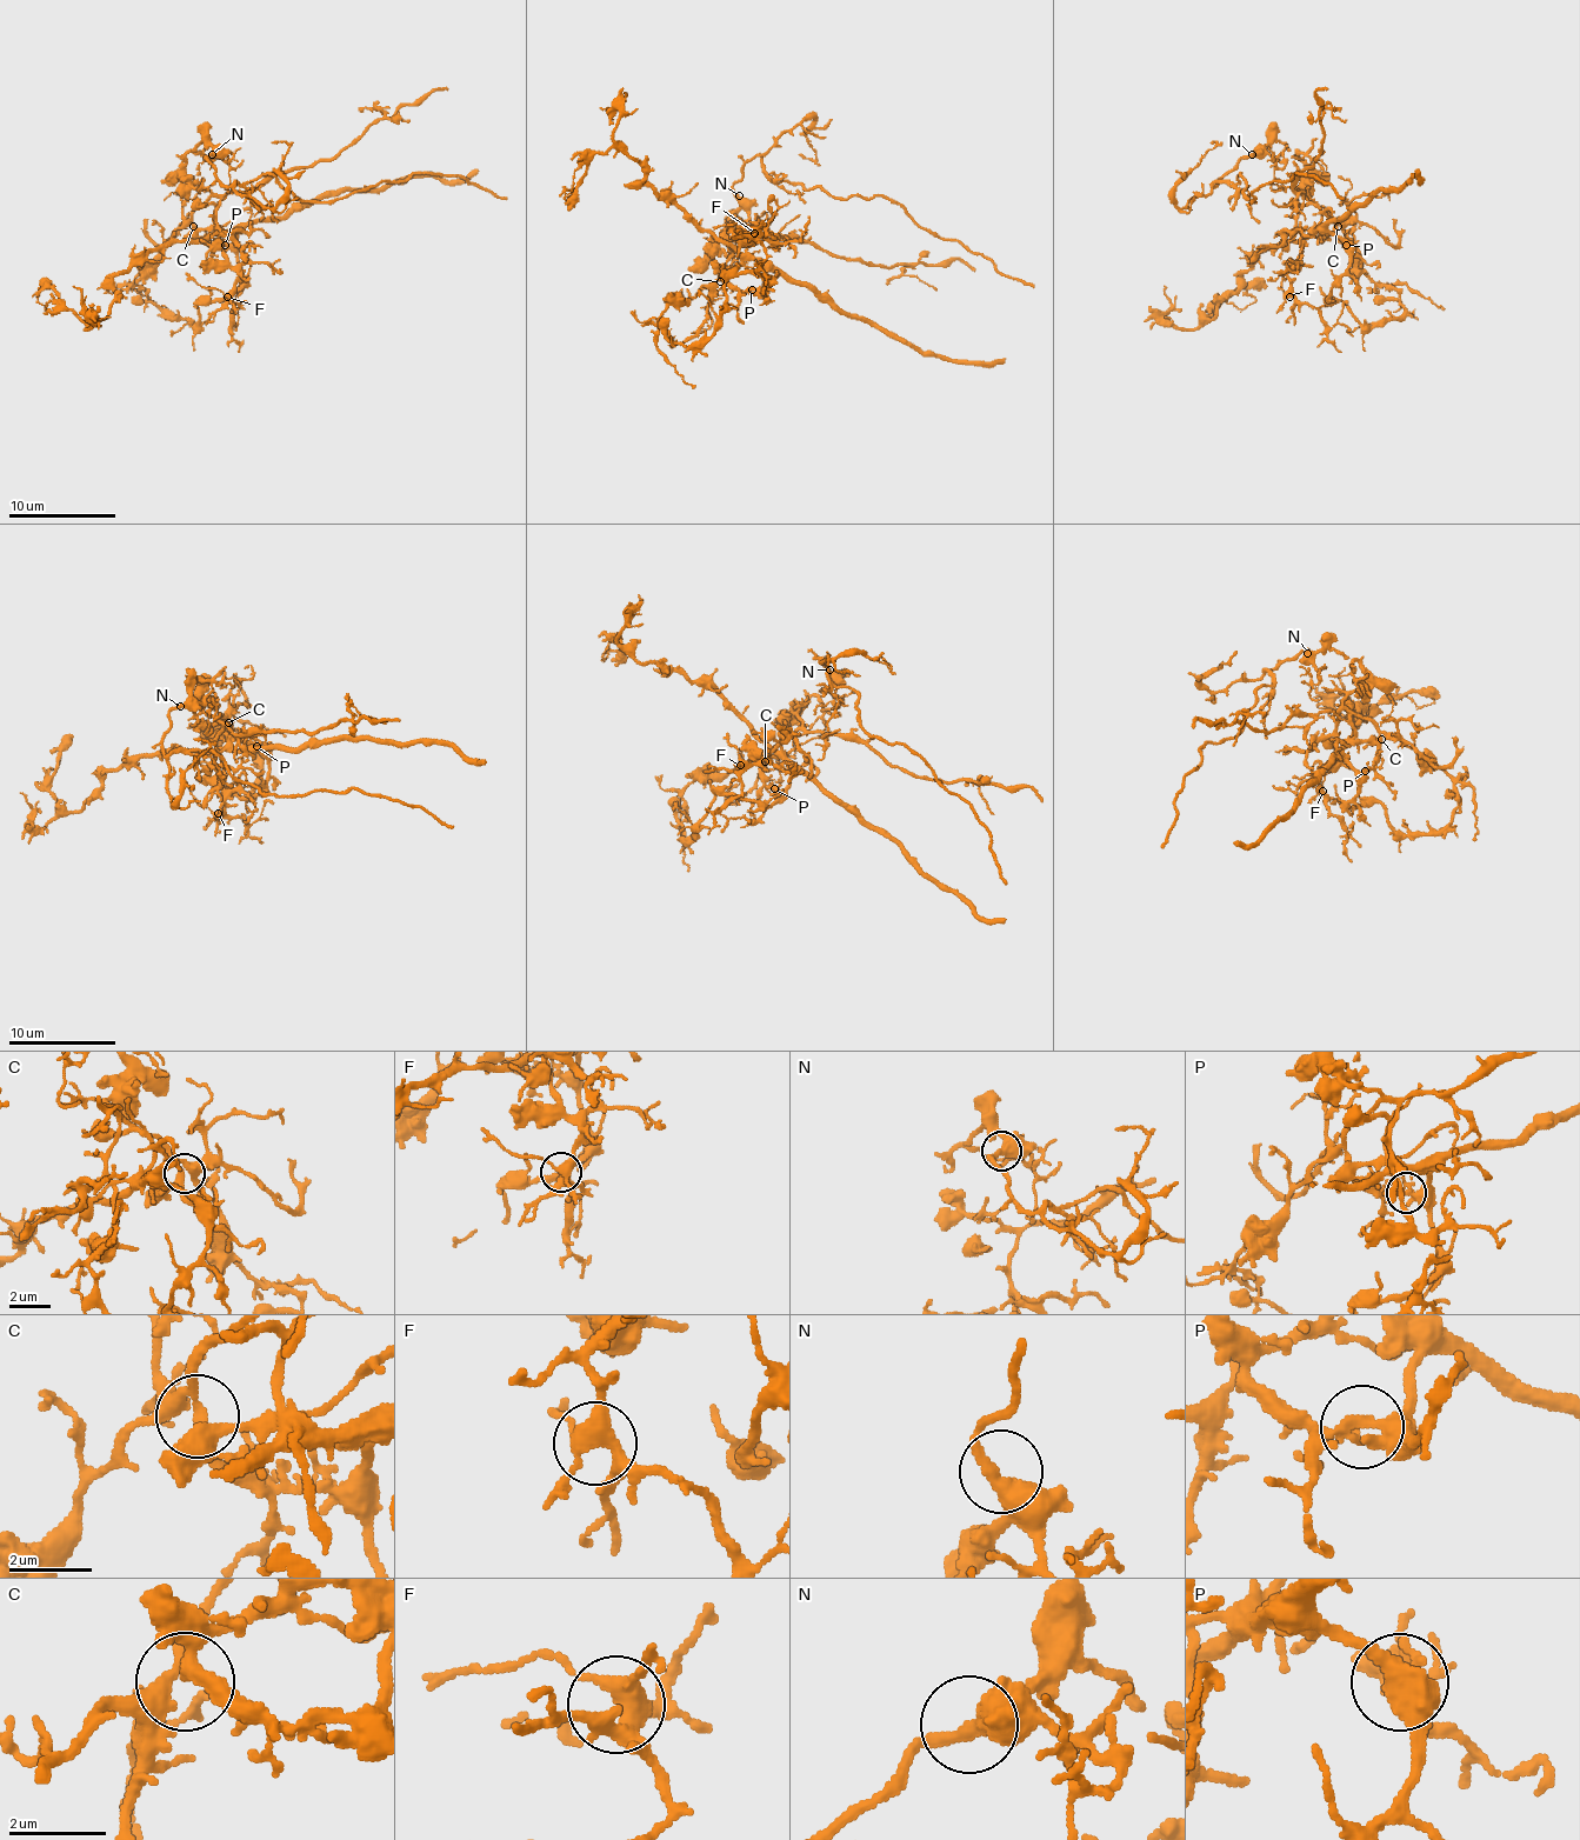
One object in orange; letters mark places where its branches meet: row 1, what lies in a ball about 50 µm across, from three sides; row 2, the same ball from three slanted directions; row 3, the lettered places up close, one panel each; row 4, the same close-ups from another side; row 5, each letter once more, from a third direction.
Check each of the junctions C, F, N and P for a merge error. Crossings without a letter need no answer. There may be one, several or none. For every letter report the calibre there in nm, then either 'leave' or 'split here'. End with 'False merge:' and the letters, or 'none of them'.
C: calibre 260 nm; leave
F: calibre 400 nm; leave
N: calibre 360 nm; leave
P: calibre 280 nm; split here
False merge: P

